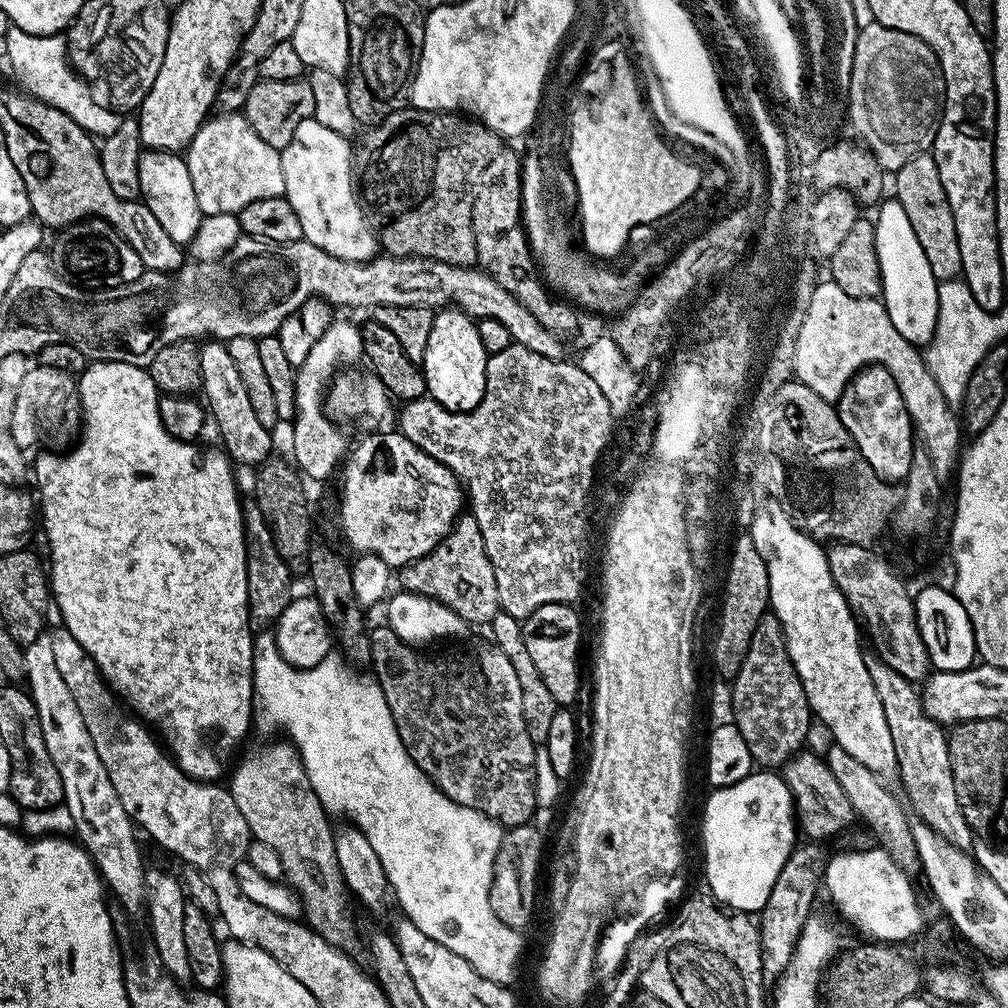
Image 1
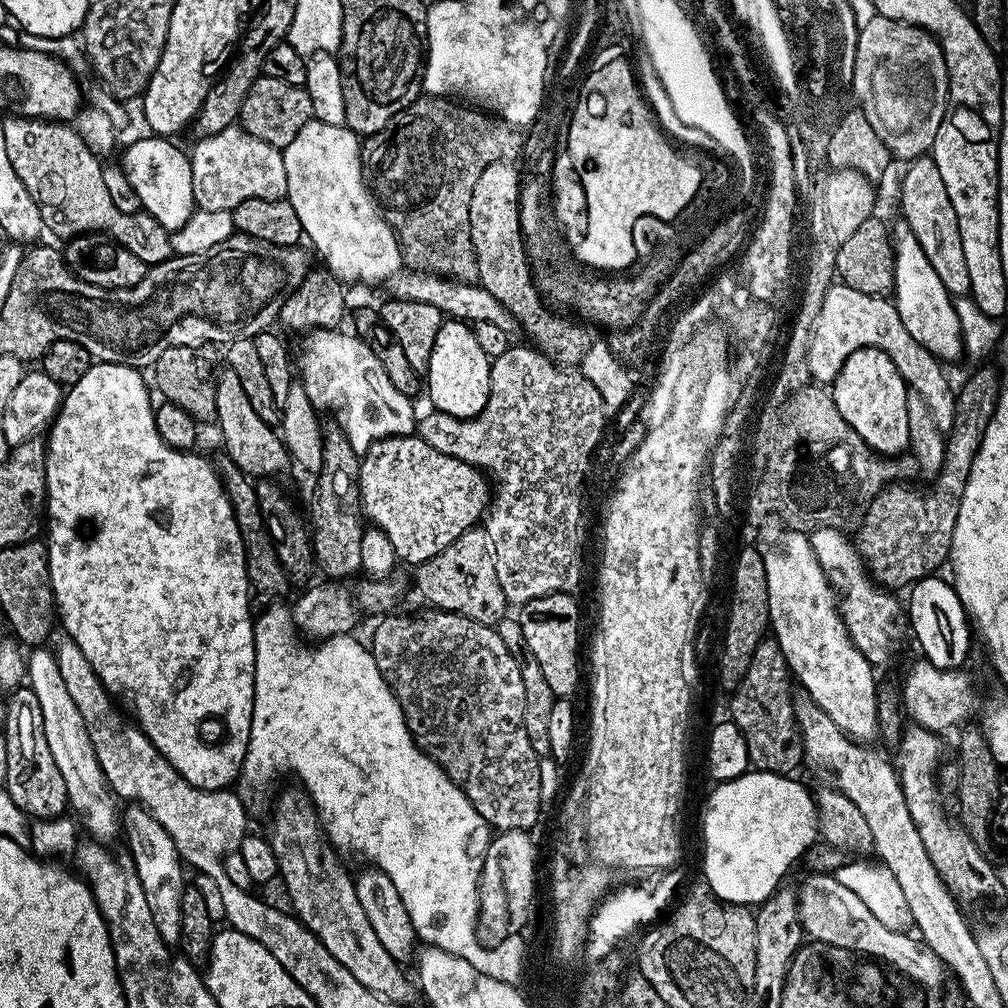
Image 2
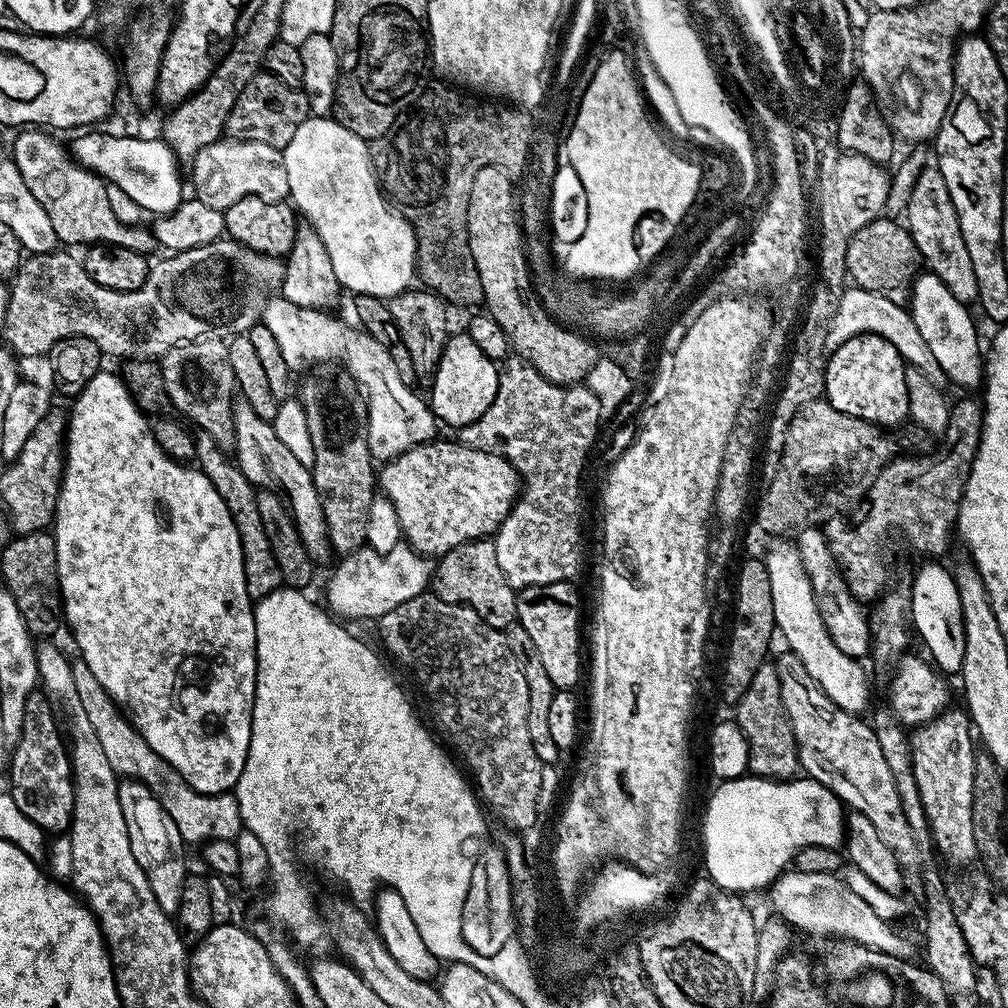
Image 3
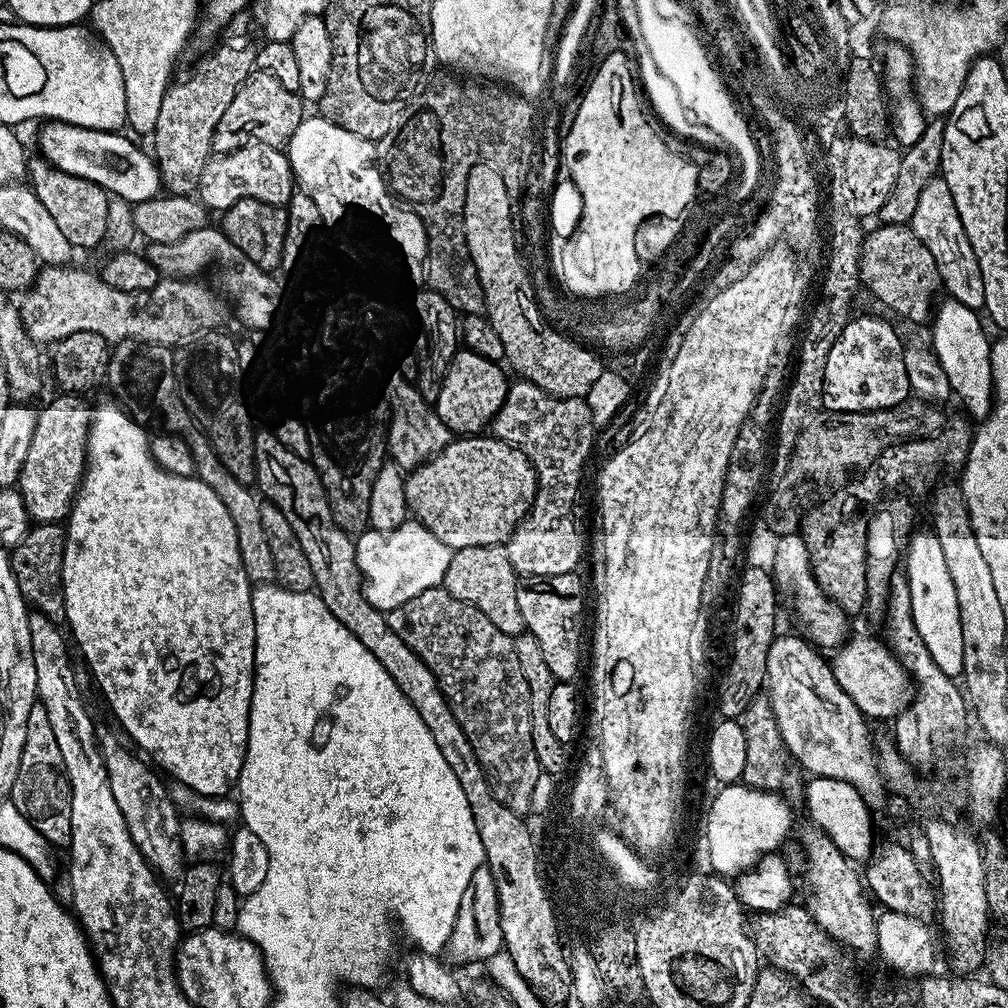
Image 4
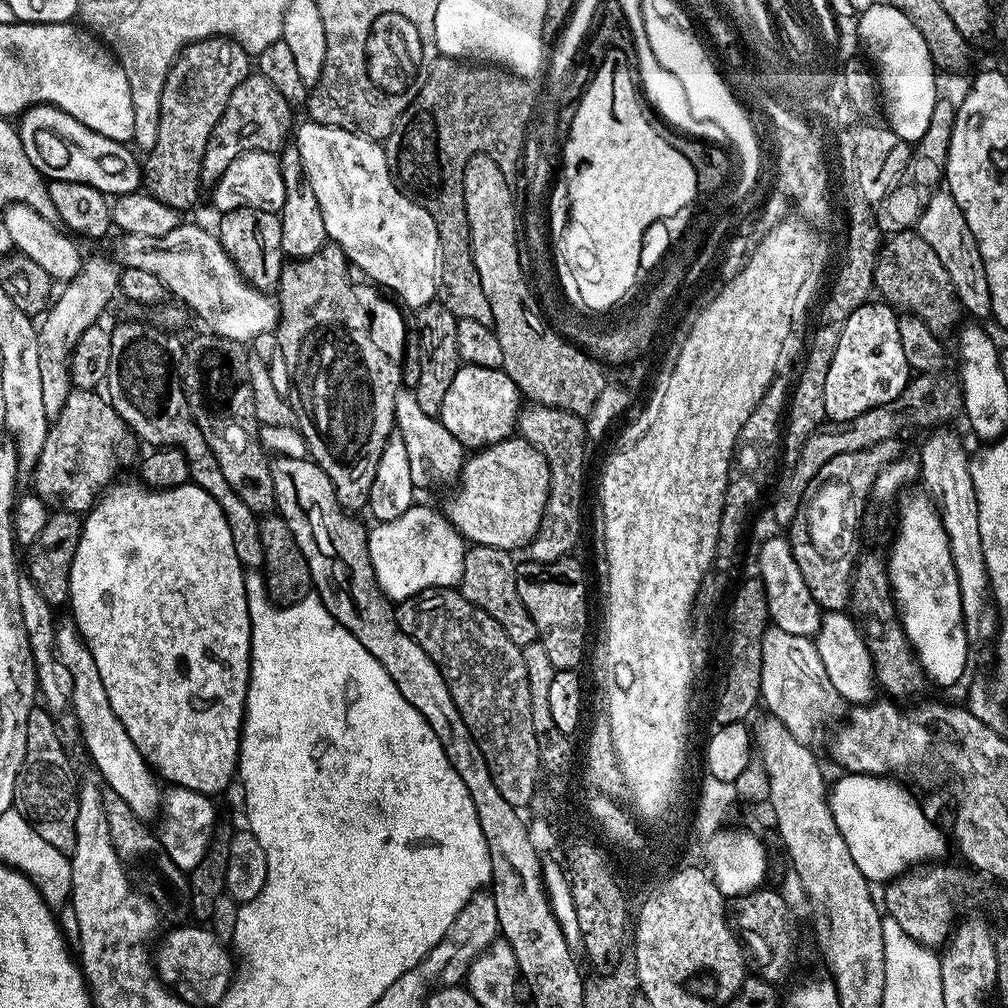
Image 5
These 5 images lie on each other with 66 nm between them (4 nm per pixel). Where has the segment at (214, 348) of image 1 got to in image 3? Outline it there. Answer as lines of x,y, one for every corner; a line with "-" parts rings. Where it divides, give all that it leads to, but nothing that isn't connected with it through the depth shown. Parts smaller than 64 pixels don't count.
243,398
233,399
232,417
234,418
234,463
246,474
246,478
257,489
273,492
282,498
282,502
292,513
292,521
311,554
313,561
320,562
330,556
326,518
322,514
322,502
318,498
318,490
314,486
311,468
302,466
298,458
274,434
274,426
264,416
254,414
254,406

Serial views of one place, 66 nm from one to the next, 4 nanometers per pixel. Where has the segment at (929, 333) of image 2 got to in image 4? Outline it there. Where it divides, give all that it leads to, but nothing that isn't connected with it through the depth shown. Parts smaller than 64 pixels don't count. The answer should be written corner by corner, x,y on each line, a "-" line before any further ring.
951,298
945,299
945,301
941,308
939,305
935,309
934,319
930,324
930,329
932,328
930,348
935,353
940,367
945,371
953,393
957,397
960,395
960,400
964,403
965,408
963,411
973,421
983,422
992,413
994,403
992,371
990,370
992,340
984,333
985,321
977,309
962,306
962,302

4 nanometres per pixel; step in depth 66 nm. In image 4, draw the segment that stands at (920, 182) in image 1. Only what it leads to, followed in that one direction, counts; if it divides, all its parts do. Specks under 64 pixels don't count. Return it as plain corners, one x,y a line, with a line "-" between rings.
937,174
918,198
918,210
914,210
912,232
934,254
934,262
938,266
938,274
943,291
949,297
967,308
983,309
982,274
978,270
978,258
974,258
974,250
970,246
970,238
966,238
966,230
962,230
962,218
958,218
958,206
954,206
954,194
950,194
950,186
946,186
943,176

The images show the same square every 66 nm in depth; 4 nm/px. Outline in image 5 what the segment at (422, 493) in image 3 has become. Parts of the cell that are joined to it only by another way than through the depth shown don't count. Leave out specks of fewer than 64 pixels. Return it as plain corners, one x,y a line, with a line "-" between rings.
509,438
498,442
497,444
491,444
488,448
481,448
473,451
471,455
464,461
464,466
460,470
458,477
458,485
460,489
452,496
452,501
449,502
448,508
446,507
446,515
449,522
453,524
457,532
464,537
465,541
469,545
475,546
481,544
482,546
494,546
498,550
506,550
512,552
520,548
520,550
527,549
528,545
532,543
536,538
536,532
540,528
540,523
544,517
545,511
548,507
548,487
550,486
550,470
548,469
548,463
546,458
526,439
523,438

